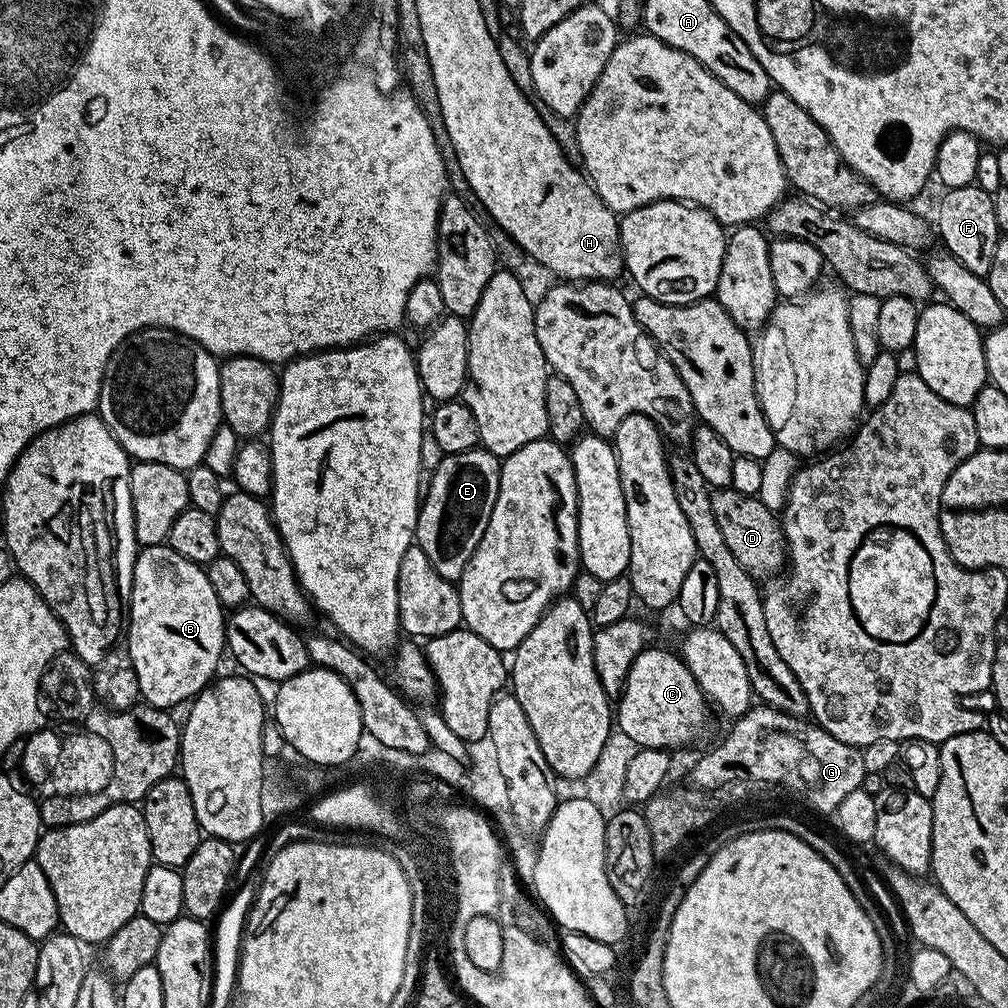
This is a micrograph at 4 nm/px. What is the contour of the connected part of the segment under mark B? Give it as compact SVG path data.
M167 543L150 544L141 547L136 553L134 562L134 574L132 575L132 600L128 604L128 627L126 629L126 644L128 640L128 656L130 667L137 675L138 686L143 703L151 704L153 708L162 708L165 710L175 709L175 704L191 701L200 695L208 687L210 681L217 675L216 667L220 664L220 655L226 652L226 612L221 608L214 590L210 587L210 578L207 571L201 565L190 562L182 558L182 554L174 554L174 550L169 548Z

